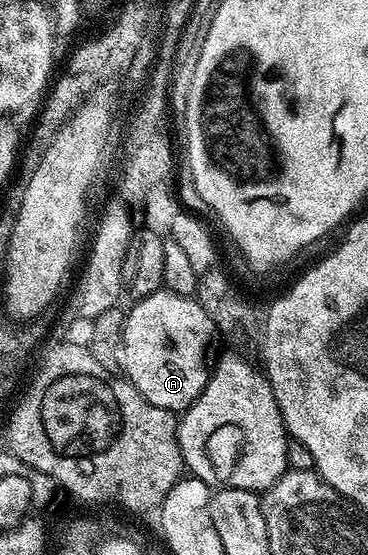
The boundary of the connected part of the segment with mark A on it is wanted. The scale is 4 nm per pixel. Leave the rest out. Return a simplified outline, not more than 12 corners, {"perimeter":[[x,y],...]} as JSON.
{"perimeter":[[166,288],[123,319],[122,373],[188,410],[209,377],[213,320]]}

